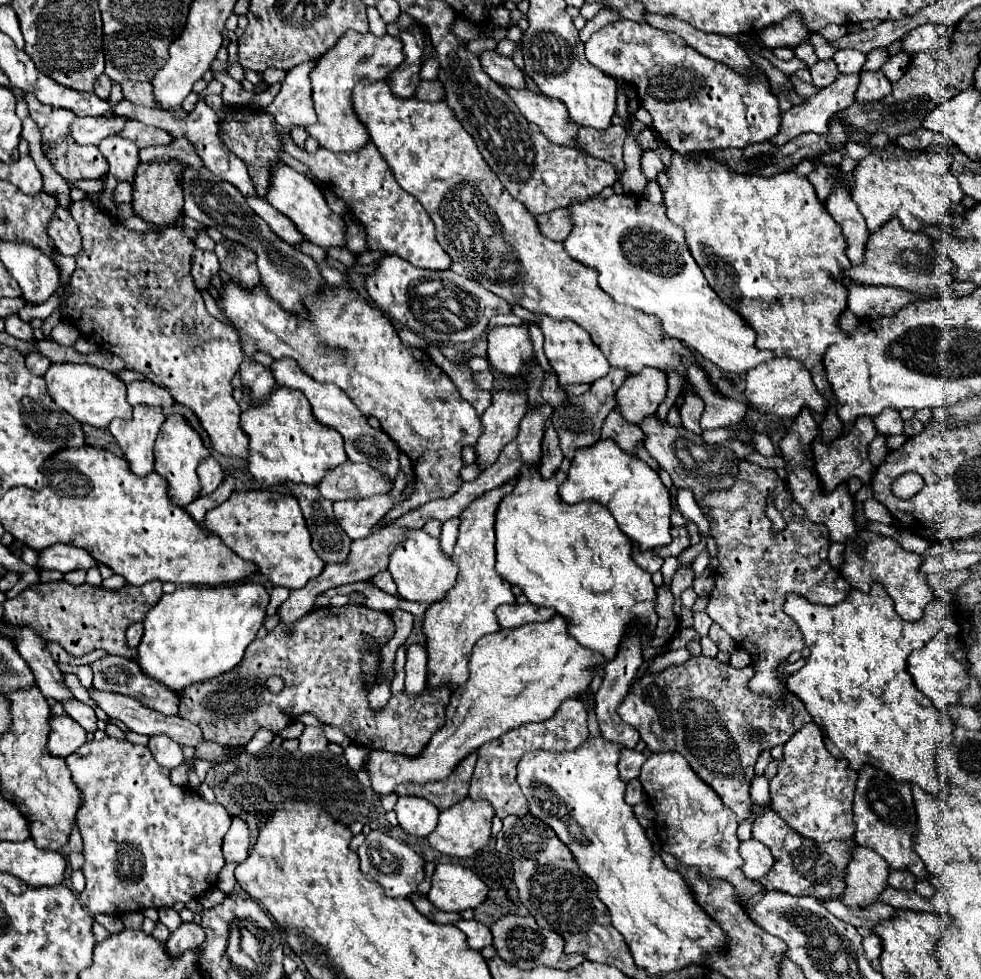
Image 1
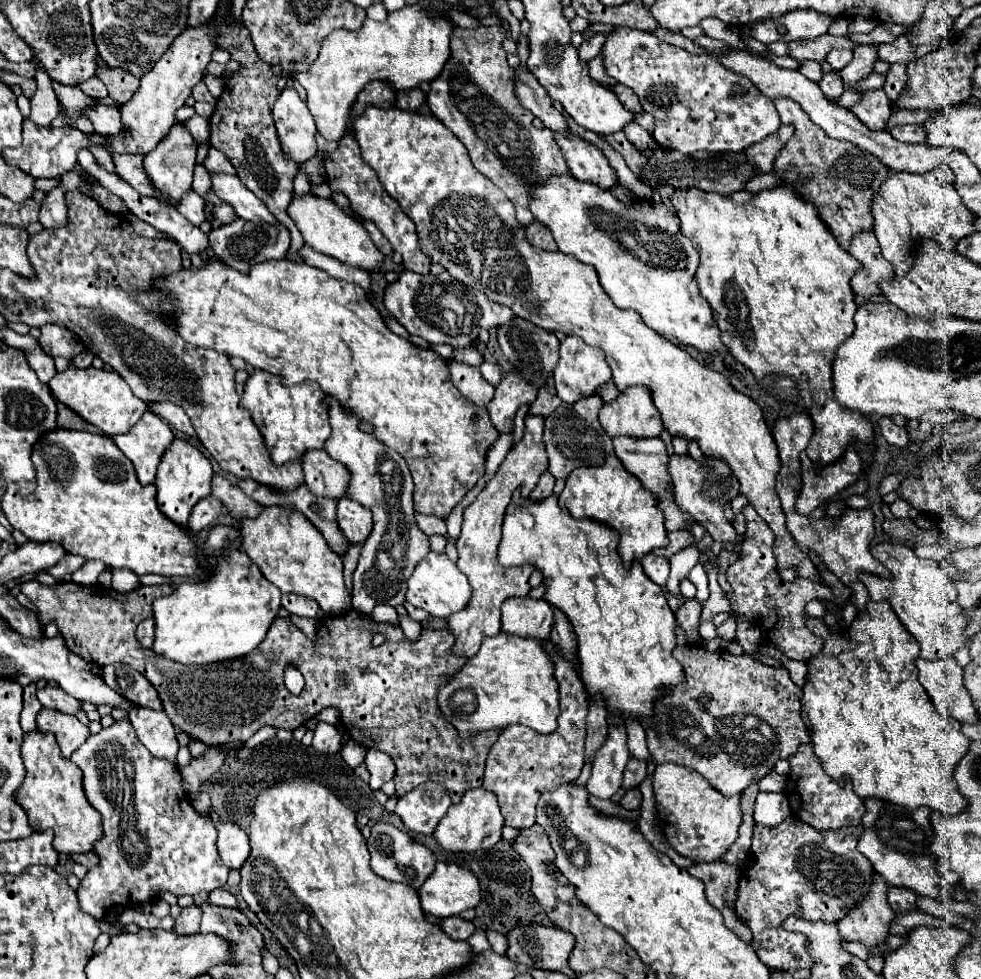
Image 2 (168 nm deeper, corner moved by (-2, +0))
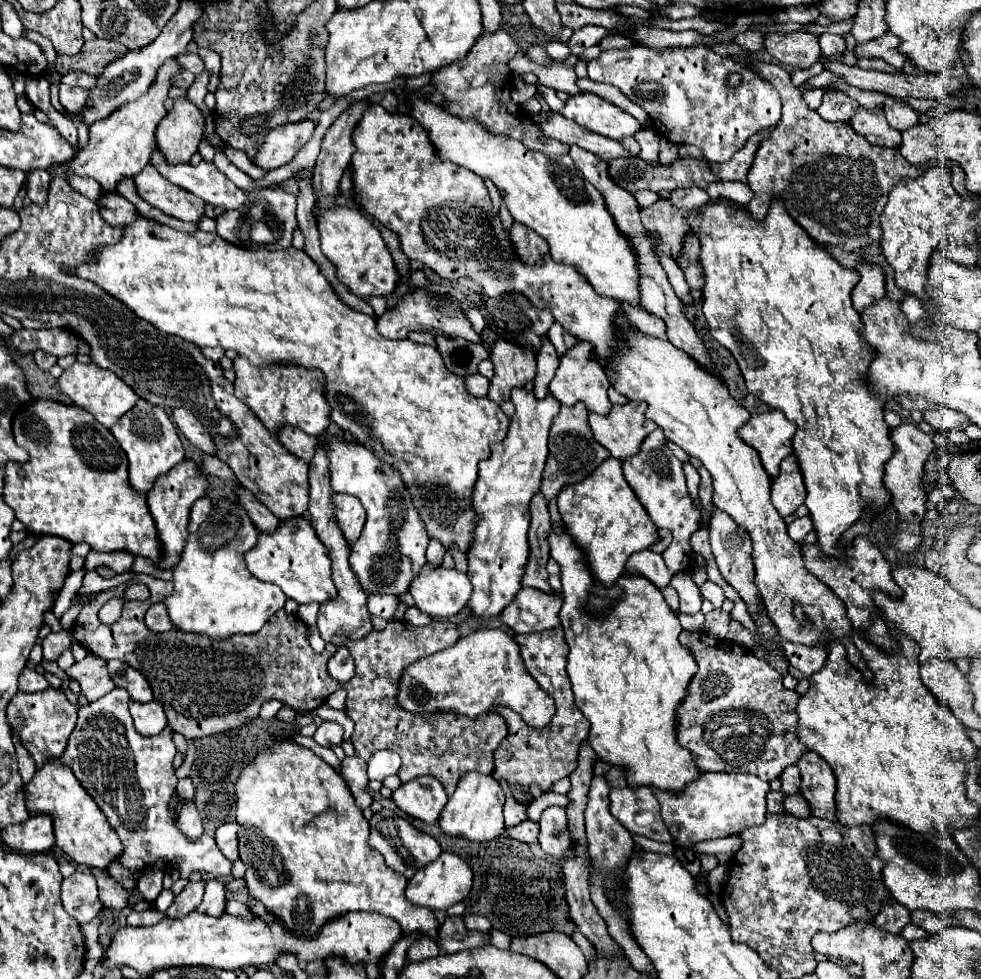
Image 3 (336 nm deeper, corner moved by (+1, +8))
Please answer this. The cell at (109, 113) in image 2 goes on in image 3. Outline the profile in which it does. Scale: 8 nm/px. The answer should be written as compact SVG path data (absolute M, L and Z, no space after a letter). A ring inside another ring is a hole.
M60 84L60 104L72 112L72 114L80 114L80 108L84 108L84 104L88 102L88 90L86 88L70 88L66 84Z

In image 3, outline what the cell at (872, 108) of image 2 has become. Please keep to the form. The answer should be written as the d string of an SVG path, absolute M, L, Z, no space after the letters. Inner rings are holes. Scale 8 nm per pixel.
M858 108L856 116L852 116L850 126L868 138L868 142L878 146L896 148L900 146L900 132L888 126L882 108Z

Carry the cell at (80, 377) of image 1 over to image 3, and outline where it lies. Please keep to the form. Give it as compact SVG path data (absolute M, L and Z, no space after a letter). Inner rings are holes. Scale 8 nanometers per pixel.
M72 364L58 378L58 386L62 394L66 394L76 406L90 412L106 428L112 428L120 420L120 416L124 416L140 400L136 392L128 388L128 384L124 384L114 372L108 372L96 364Z

